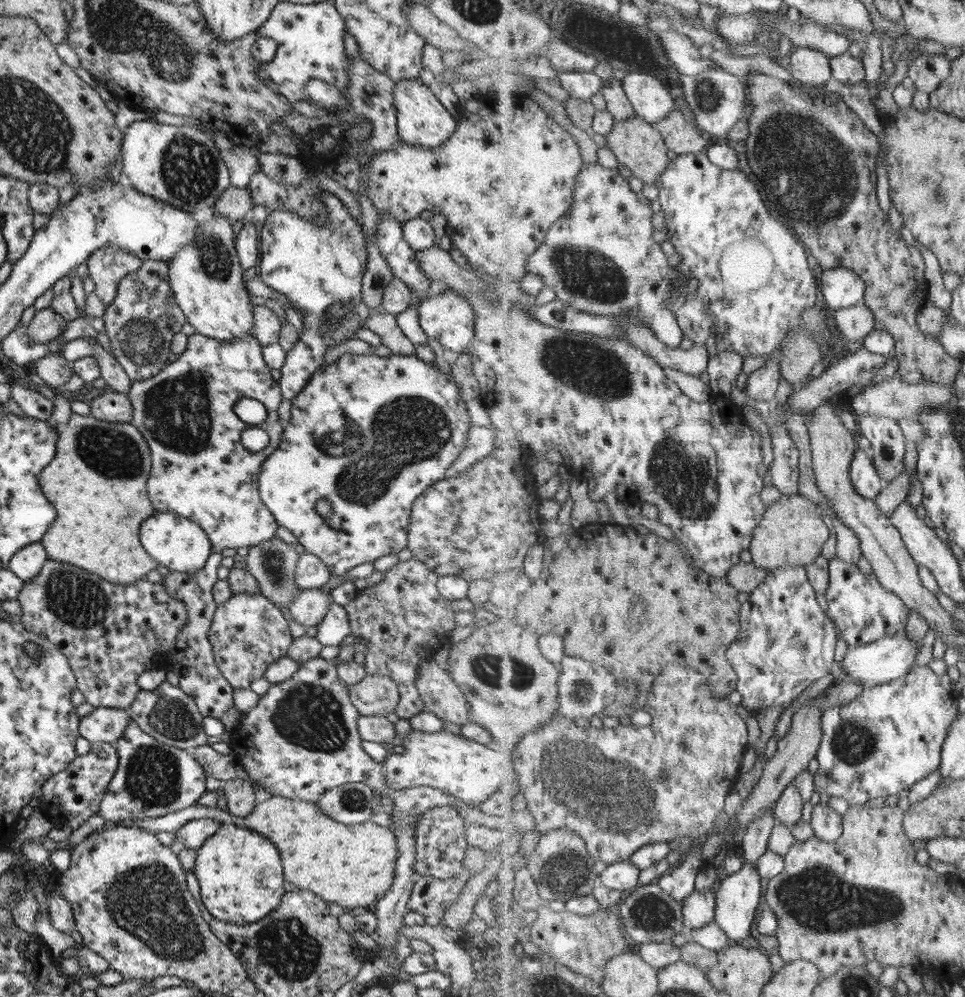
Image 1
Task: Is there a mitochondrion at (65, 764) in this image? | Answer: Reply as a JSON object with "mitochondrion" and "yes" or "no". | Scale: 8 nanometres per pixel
{"mitochondrion":"no"}

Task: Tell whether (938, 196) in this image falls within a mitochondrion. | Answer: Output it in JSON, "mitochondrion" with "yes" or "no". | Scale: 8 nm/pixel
{"mitochondrion":"yes"}

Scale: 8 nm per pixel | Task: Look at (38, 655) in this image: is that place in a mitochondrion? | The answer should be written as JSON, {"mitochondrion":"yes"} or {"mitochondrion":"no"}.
{"mitochondrion":"no"}

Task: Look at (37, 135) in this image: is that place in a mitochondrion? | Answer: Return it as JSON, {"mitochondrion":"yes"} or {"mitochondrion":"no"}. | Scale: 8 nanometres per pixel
{"mitochondrion":"yes"}

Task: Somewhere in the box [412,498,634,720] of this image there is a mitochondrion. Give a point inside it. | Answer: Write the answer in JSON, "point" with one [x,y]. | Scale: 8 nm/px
{"point":[492,672]}

